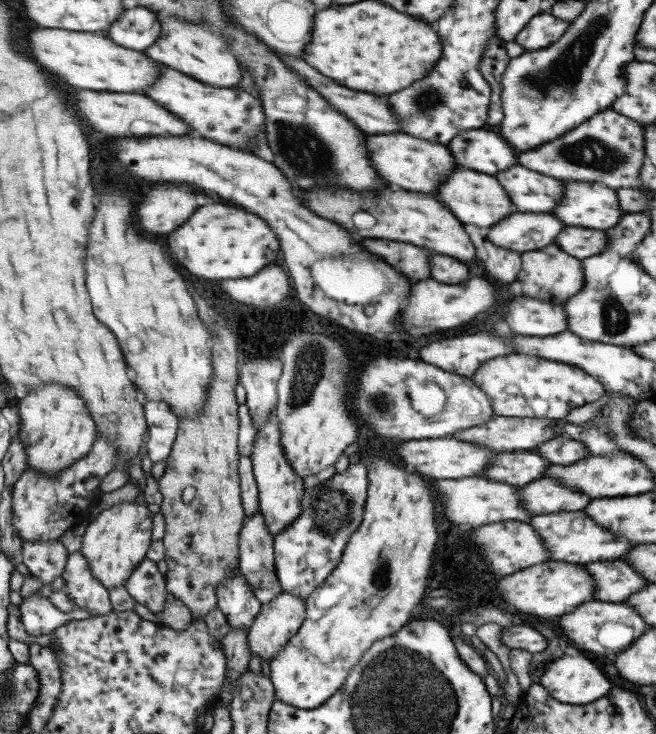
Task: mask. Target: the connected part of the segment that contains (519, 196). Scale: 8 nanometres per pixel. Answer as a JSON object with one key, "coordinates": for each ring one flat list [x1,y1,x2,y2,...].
{"coordinates":[[520,164,506,172,496,177,503,180,502,185,515,203,517,212,553,212,563,194,567,196,564,179,535,172]]}

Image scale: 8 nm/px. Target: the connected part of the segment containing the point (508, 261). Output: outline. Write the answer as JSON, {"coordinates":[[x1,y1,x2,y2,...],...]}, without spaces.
{"coordinates":[[485,238,484,247,488,253,485,267,488,276,501,285,508,286,518,280,522,273,522,253,497,246]]}

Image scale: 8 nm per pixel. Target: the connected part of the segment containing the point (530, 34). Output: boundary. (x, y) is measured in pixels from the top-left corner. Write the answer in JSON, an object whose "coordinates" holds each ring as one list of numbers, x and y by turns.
{"coordinates":[[552,12,541,13,529,21,515,41,527,51,545,49,557,42,571,25,571,20,557,18]]}

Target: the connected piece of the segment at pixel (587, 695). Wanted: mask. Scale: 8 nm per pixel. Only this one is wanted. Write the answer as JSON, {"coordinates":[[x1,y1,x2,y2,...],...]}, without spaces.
{"coordinates":[[581,652,579,656,563,655,546,667,540,683,551,692,551,696,567,704,586,705,606,697,613,690,613,682,607,678,607,674,603,674,599,666,583,654,585,652]]}

